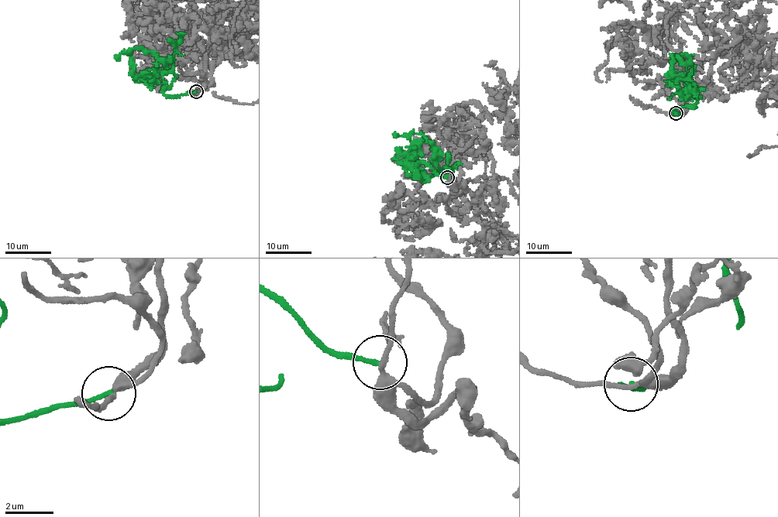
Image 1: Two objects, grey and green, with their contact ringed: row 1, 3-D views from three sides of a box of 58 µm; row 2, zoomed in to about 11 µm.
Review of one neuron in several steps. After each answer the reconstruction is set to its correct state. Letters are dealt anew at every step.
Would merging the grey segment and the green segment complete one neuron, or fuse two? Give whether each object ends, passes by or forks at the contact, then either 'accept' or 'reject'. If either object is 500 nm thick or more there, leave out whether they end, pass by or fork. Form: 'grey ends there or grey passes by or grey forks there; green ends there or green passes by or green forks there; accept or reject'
grey passes by; green ends there; reject

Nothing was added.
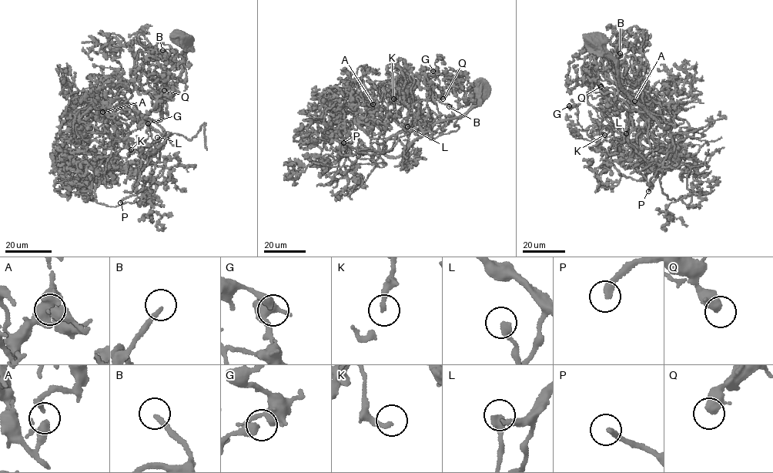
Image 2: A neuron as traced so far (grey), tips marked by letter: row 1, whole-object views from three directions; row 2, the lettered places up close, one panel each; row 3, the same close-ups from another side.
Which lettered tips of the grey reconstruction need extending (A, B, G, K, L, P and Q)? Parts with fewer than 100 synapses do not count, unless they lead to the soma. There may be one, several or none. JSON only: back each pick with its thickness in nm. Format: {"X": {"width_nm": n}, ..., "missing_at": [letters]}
{"B": {"width_nm": 200}, "L": {"width_nm": 360}, "P": {"width_nm": 280}, "missing_at": ["B", "L", "P"]}

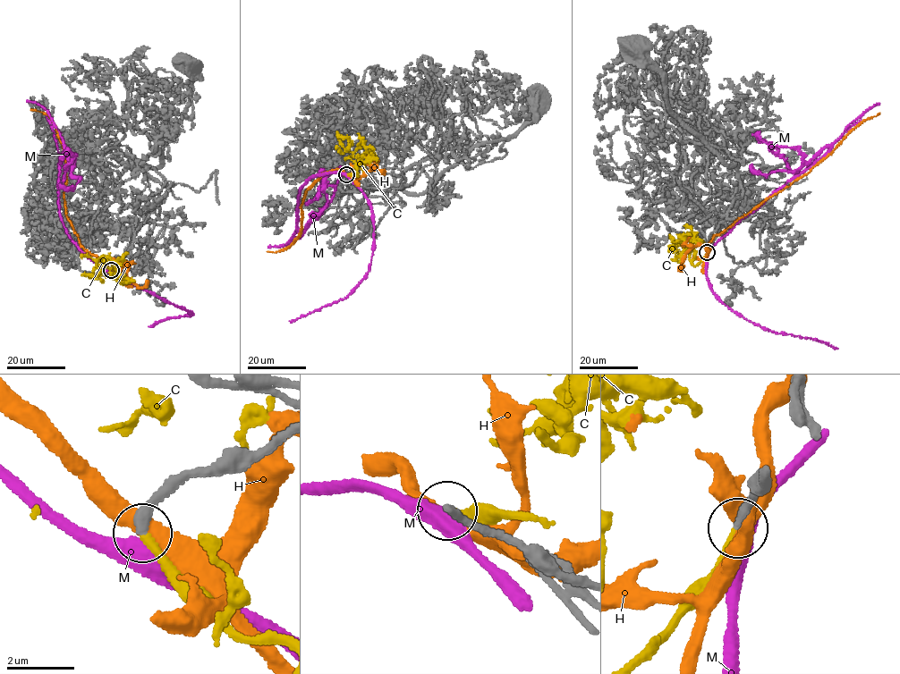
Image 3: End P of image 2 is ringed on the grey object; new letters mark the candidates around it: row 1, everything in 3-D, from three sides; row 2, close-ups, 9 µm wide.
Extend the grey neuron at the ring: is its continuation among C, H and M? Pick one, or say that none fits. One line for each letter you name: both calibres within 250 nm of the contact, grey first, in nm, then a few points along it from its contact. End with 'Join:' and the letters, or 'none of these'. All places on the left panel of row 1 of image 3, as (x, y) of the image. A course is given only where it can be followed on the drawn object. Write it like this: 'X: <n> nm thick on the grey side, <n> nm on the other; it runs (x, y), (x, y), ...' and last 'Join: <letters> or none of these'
C: 300 nm thick on the grey side, 200 nm on the other; it runs (111, 270), (123, 280), (123, 283), (103, 273), (103, 256), (97, 259), (98, 273), (80, 275)
Join: C

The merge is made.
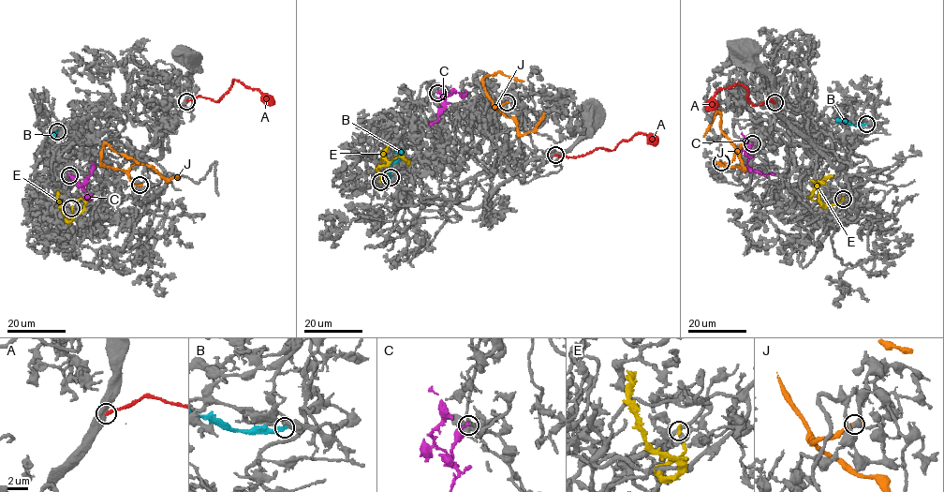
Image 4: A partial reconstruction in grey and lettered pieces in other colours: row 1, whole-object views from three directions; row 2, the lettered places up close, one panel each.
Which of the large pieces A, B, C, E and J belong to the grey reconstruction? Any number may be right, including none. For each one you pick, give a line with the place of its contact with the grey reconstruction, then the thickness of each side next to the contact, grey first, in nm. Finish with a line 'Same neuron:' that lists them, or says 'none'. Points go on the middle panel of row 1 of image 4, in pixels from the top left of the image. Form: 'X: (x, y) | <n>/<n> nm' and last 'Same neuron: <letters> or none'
C: (437, 93) | 200/240 nm
Same neuron: C

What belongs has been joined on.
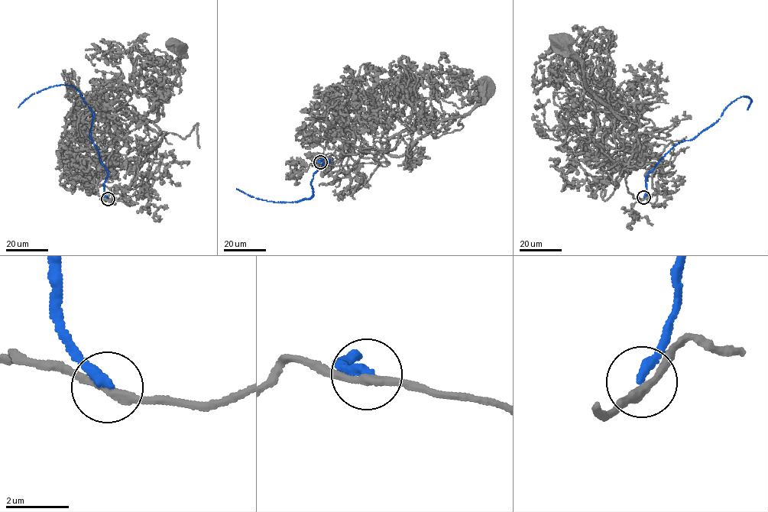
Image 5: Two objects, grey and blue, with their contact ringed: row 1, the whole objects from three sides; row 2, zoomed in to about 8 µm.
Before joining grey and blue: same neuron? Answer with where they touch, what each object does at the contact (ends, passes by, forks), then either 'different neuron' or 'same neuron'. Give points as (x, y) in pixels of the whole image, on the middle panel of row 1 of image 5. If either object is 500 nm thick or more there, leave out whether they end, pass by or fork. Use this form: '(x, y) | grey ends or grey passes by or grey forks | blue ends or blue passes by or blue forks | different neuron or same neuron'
(320, 162) | grey passes by | blue ends | different neuron

